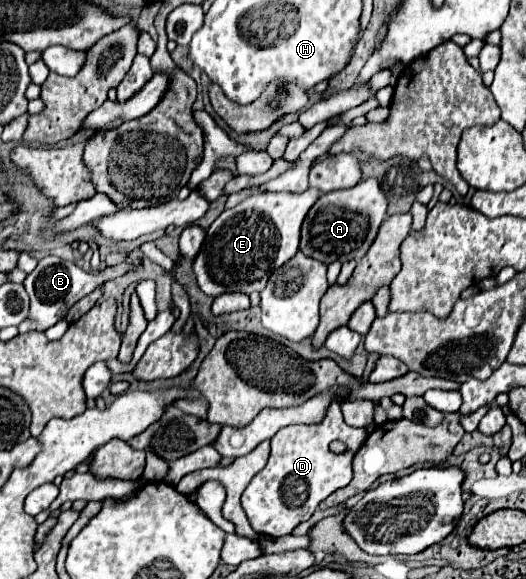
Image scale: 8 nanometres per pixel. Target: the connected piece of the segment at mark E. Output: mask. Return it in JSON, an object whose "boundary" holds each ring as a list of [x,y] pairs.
{"boundary":[[[306,189],[302,193],[266,191],[244,199],[234,209],[222,211],[208,227],[202,249],[192,263],[198,287],[212,297],[226,291],[238,291],[246,295],[262,291],[268,277],[278,267],[282,267],[282,263],[294,257],[294,253],[298,253],[300,225],[318,197],[318,189]]]}

